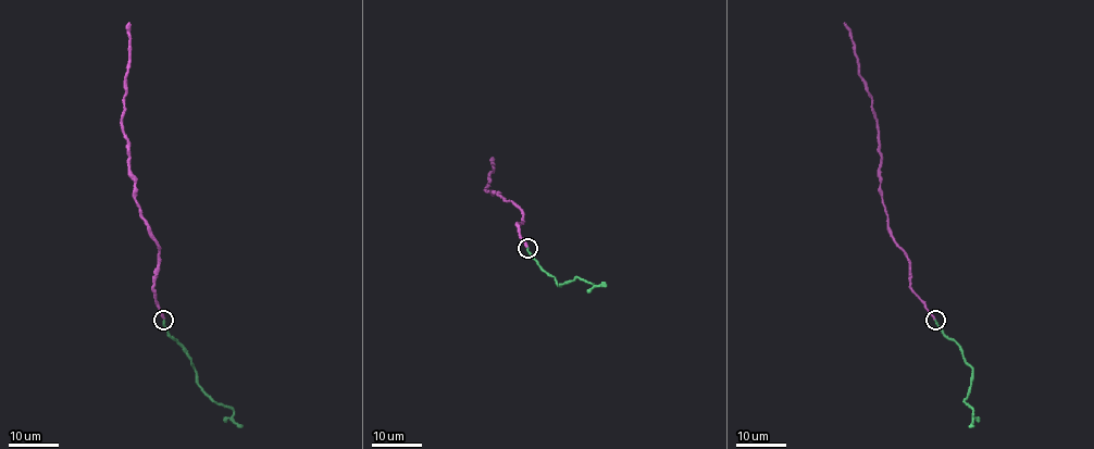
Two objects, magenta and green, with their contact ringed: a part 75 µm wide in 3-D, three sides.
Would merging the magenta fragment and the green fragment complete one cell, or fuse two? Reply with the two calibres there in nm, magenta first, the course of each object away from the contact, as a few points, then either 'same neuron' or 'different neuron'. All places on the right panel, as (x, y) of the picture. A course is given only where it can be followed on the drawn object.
180 nm thick on the magenta side, 220 nm on the other; magenta runs (934, 320), (912, 289), (907, 253), (890, 229), (882, 198), (877, 117), (844, 22); green runs (934, 320), (942, 332), (958, 346), (965, 362), (972, 370), (970, 391), (965, 399), (972, 410), (971, 426); same neuron

